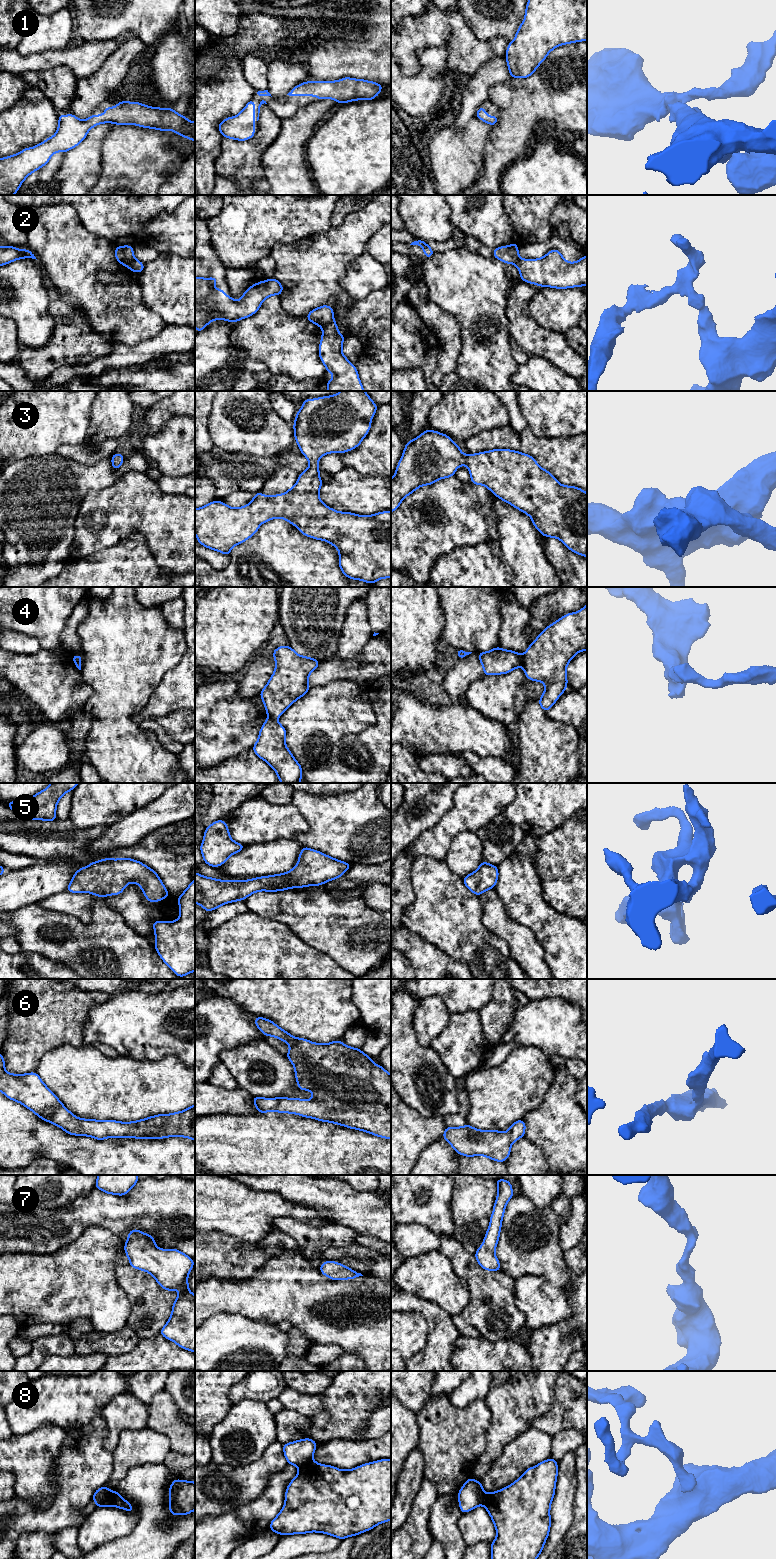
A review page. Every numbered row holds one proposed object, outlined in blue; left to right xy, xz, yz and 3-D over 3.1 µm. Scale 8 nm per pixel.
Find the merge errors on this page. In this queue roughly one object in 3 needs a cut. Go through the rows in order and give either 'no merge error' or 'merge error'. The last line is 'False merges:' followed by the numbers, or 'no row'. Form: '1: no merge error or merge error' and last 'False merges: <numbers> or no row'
1: no merge error
2: merge error
3: no merge error
4: merge error
5: no merge error
6: no merge error
7: no merge error
8: merge error
False merges: 2, 4, 8

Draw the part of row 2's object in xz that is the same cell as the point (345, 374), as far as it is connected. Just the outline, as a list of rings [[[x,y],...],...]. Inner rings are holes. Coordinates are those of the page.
[[[334,320],[323,327],[319,357],[326,367],[326,372],[331,372],[334,377],[332,380],[326,380],[327,391],[364,391],[356,366],[342,353],[344,339],[345,336],[339,333]]]

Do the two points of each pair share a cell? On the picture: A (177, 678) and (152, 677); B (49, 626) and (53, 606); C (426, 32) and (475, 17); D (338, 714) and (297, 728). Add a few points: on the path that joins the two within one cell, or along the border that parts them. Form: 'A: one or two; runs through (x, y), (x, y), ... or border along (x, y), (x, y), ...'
A: two; border along (179, 661), (164, 675), (149, 697)
B: one; runs through (49, 621), (52, 611)
C: two; border along (460, 11), (472, 32), (479, 39)
D: one; runs through (328, 714), (320, 718), (310, 728), (307, 728)

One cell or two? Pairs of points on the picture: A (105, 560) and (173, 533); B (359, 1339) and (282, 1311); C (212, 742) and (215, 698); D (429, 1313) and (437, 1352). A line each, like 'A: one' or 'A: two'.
A: two
B: one
C: one
D: one

